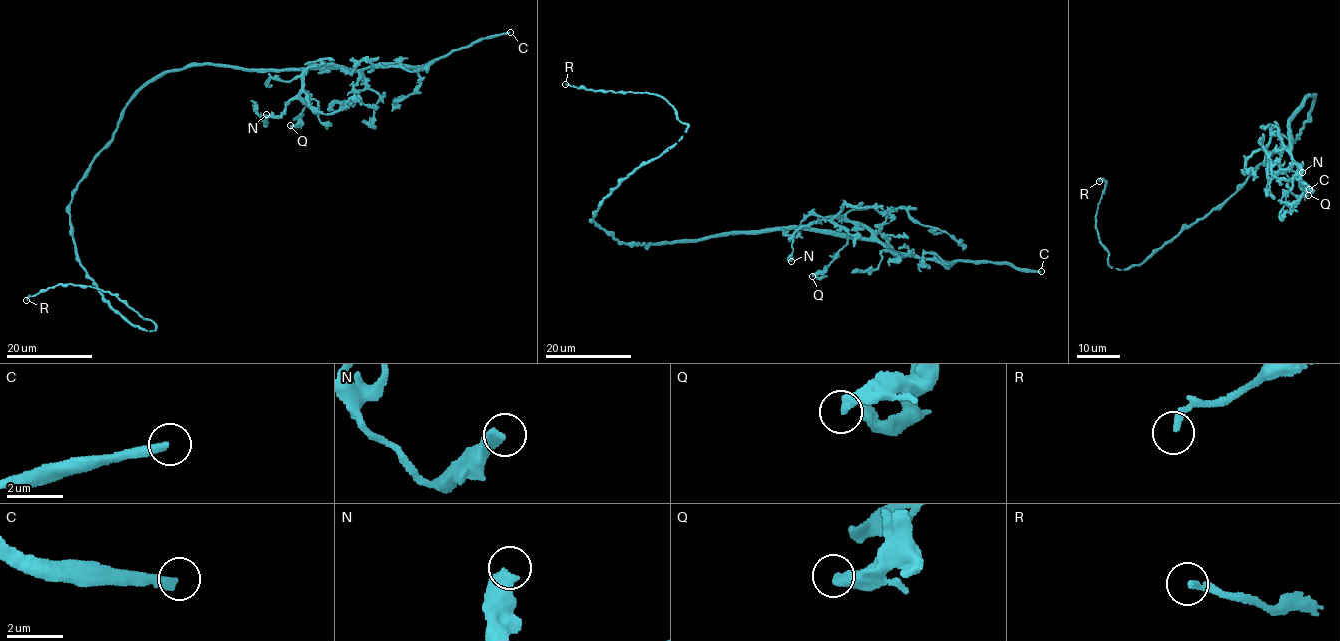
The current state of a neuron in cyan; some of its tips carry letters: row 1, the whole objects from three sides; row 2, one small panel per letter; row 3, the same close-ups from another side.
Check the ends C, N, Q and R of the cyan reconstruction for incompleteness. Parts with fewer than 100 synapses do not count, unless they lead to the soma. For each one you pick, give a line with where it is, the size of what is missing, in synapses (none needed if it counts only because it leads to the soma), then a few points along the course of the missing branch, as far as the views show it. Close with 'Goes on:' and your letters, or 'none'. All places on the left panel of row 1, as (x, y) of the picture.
C: at (510, 32); about 550 synapses
Goes on: C

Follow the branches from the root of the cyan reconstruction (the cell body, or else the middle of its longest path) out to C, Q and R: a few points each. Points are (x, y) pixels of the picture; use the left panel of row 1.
C: (115, 133), (126, 104), (167, 72), (203, 64), (282, 71), (426, 65), (483, 38), (510, 32)
Q: (115, 133), (126, 104), (167, 72), (338, 67), (306, 71), (300, 96), (319, 109), (309, 101), (290, 125)
R: (115, 133), (78, 185), (69, 232), (101, 294), (154, 330), (89, 286), (59, 283), (26, 300)

